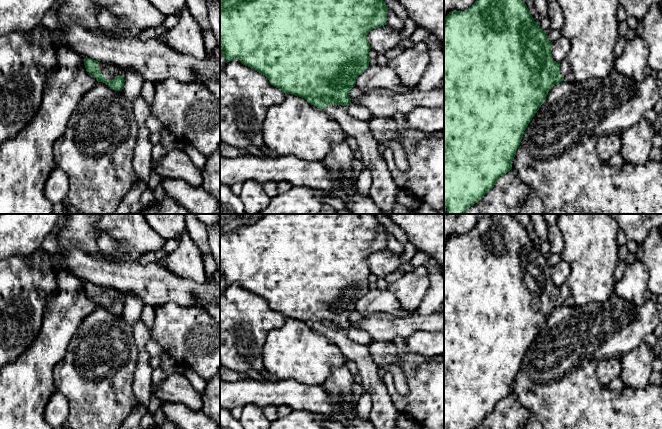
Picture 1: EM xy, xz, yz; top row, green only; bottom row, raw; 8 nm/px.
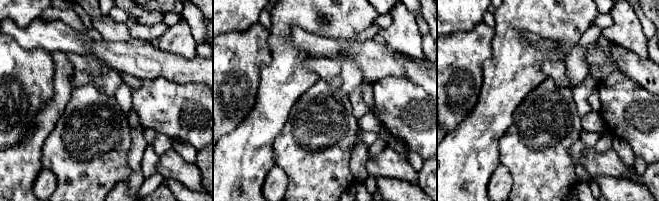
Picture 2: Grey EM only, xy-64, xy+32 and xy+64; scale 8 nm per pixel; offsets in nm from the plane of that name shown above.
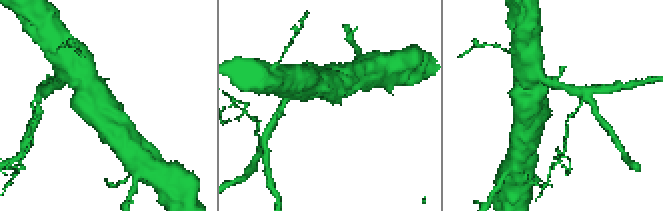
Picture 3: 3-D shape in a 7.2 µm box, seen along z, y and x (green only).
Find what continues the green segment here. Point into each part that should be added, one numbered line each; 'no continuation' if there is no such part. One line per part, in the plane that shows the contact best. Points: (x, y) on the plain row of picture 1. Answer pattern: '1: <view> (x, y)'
1: xy (110, 295)

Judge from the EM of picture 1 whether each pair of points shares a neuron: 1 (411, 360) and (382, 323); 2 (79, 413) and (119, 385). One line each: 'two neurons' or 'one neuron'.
1: two neurons
2: one neuron

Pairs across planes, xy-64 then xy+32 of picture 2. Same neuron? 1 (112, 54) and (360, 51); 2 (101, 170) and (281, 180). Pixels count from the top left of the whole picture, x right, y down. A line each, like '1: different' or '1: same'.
1: same
2: different

